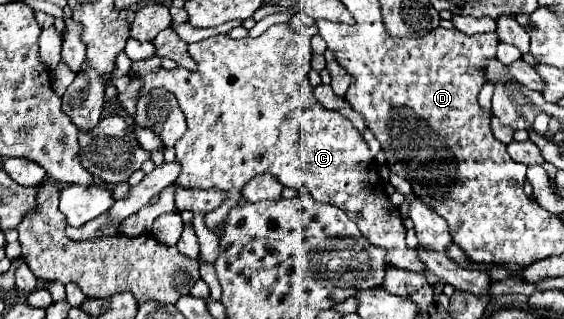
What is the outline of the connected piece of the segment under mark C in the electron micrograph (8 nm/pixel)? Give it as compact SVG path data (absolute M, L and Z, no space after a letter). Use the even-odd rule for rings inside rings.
M286 22L286 24L270 26L270 28L268 28L264 34L260 34L258 38L234 40L234 38L230 38L228 34L210 36L210 38L200 40L200 42L188 44L190 58L198 64L198 70L196 70L196 72L188 72L188 70L184 70L184 68L176 68L176 70L168 72L168 70L162 70L162 68L160 68L160 70L156 70L154 74L146 74L146 76L142 78L142 80L144 80L144 90L142 90L142 94L148 94L152 88L166 88L168 92L172 92L172 94L178 98L178 104L180 104L180 108L182 108L182 112L184 112L184 116L186 116L186 122L188 122L186 134L184 134L184 136L176 142L176 146L174 146L174 148L176 148L176 162L180 162L180 166L182 166L182 174L178 176L176 184L180 184L182 188L200 188L200 190L202 190L202 188L218 188L218 190L228 192L228 200L226 200L218 210L206 214L206 226L208 226L212 232L216 232L218 226L220 226L220 222L226 218L228 210L230 210L232 206L236 206L238 200L242 198L242 188L246 186L246 182L248 182L250 178L258 176L258 174L270 172L270 174L276 176L284 186L292 186L292 188L296 188L296 190L300 190L300 188L306 186L308 192L310 192L316 200L334 204L334 206L338 206L340 210L344 210L344 212L348 214L348 218L360 228L360 232L364 234L364 238L366 238L370 244L388 250L386 262L388 262L390 266L396 266L396 268L402 268L402 270L410 270L410 272L424 274L424 272L426 272L426 266L418 260L416 250L408 248L408 244L406 244L406 238L404 238L404 236L406 236L406 228L404 228L404 224L402 224L402 216L400 216L398 208L396 208L396 206L388 200L388 196L386 196L384 182L382 182L382 178L380 178L380 174L378 174L378 164L376 164L376 160L372 158L370 148L366 146L362 134L352 126L352 122L350 122L348 118L344 118L344 116L342 116L340 112L336 112L336 110L326 110L326 108L314 98L314 88L312 88L310 82L308 82L308 72L310 72L310 60L312 60L312 46L310 46L310 40L312 40L316 34L318 34L318 26L310 26L310 28L304 28L302 32L294 32L292 26Z

